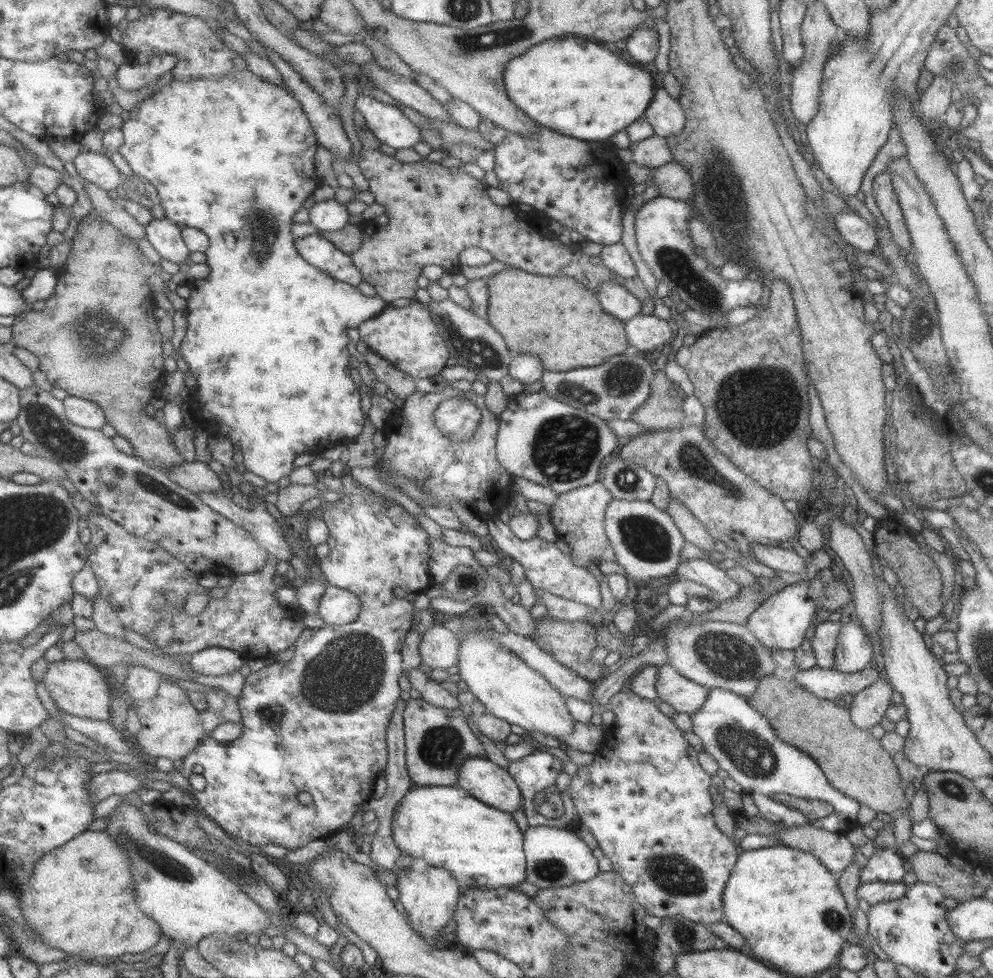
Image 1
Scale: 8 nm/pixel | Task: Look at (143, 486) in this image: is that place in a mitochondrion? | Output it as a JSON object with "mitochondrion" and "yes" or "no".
{"mitochondrion":"yes"}

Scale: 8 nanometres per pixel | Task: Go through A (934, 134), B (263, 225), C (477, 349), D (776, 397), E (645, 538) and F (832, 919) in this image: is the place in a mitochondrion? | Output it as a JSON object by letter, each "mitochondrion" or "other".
{"A":"other","B":"mitochondrion","C":"mitochondrion","D":"mitochondrion","E":"mitochondrion","F":"mitochondrion"}

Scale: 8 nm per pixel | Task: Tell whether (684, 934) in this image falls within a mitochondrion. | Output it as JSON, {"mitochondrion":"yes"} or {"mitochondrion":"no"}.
{"mitochondrion":"yes"}

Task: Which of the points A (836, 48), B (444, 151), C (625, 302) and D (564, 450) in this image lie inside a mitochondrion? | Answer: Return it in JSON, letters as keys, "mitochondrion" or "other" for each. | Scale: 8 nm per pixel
{"A":"other","B":"other","C":"other","D":"mitochondrion"}

